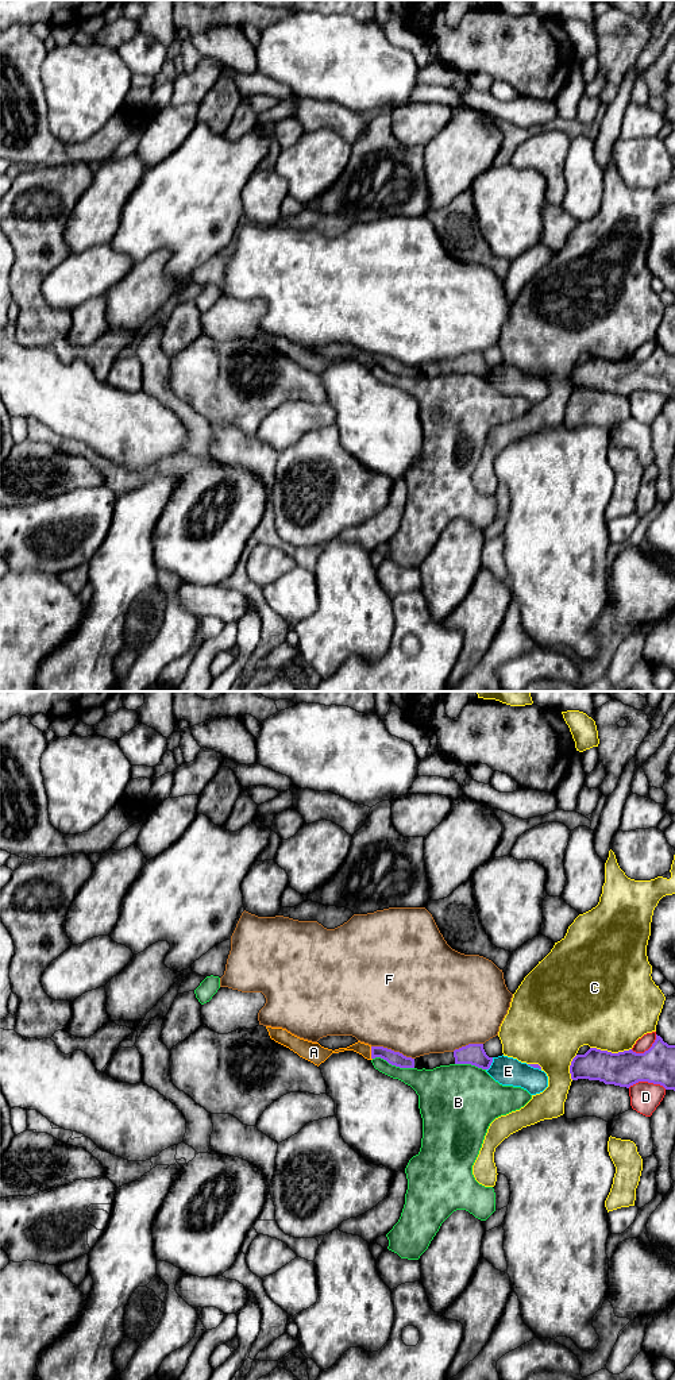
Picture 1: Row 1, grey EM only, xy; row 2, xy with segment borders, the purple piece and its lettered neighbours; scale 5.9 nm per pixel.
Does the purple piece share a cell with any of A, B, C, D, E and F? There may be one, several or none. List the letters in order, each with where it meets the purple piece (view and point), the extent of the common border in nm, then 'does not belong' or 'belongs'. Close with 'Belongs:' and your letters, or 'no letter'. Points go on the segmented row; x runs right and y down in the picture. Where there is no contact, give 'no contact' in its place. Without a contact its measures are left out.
A: meets purple in xy at (371, 1053); contact 80 nm long; belongs
B: meets purple in xy at (393, 1064); contact 260 nm long; does not belong
C: meets purple in xy at (610, 1052); contact 240 nm long; does not belong
D: meets purple in xy at (647, 1080); contact 240 nm long; does not belong
E: meets purple in xy at (490, 1064); contact 90 nm long; does not belong
F: meets purple in xy at (393, 1051); contact 260 nm long; does not belong
Belongs: A

